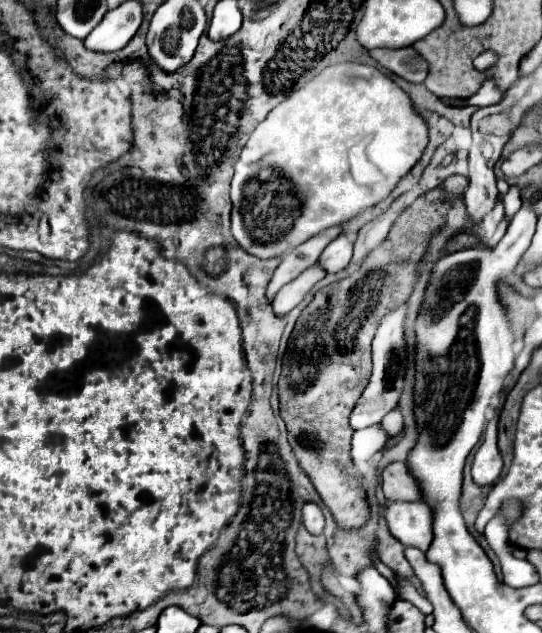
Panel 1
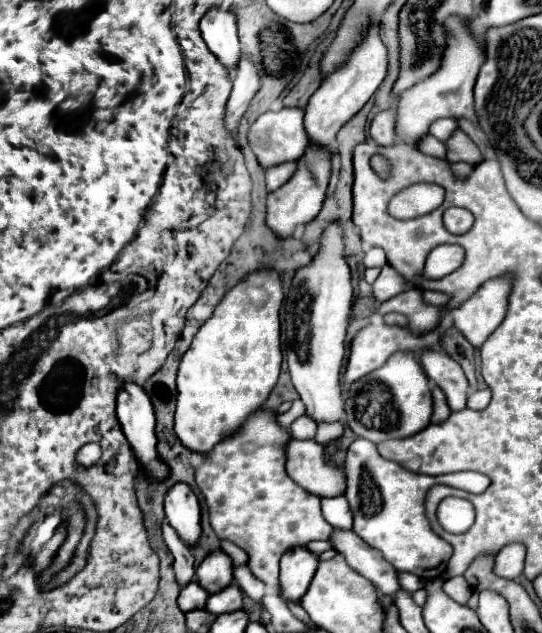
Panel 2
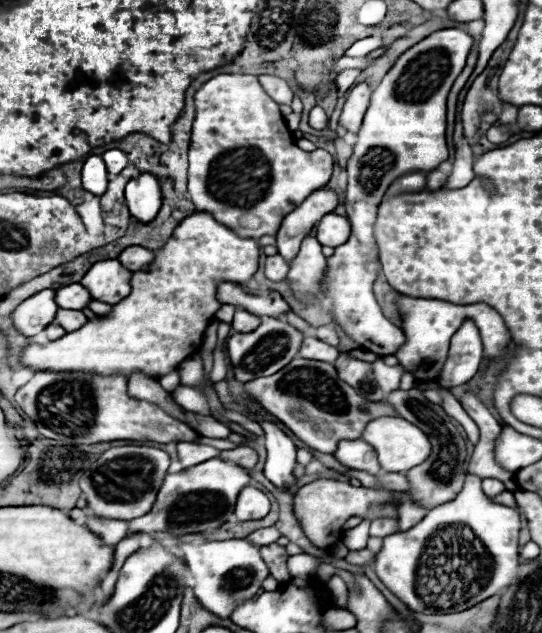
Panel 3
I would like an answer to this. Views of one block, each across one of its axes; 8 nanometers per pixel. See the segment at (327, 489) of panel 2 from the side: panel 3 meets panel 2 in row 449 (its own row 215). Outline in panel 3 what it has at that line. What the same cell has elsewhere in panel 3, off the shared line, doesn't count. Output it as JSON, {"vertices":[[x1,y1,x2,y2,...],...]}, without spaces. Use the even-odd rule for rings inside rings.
{"vertices":[[320,188,284,218,276,236,278,236,278,254,286,262,292,262,294,256,298,256,302,236,306,236,306,232,310,232,322,216,330,214,336,208,336,202,338,200,332,190]]}

